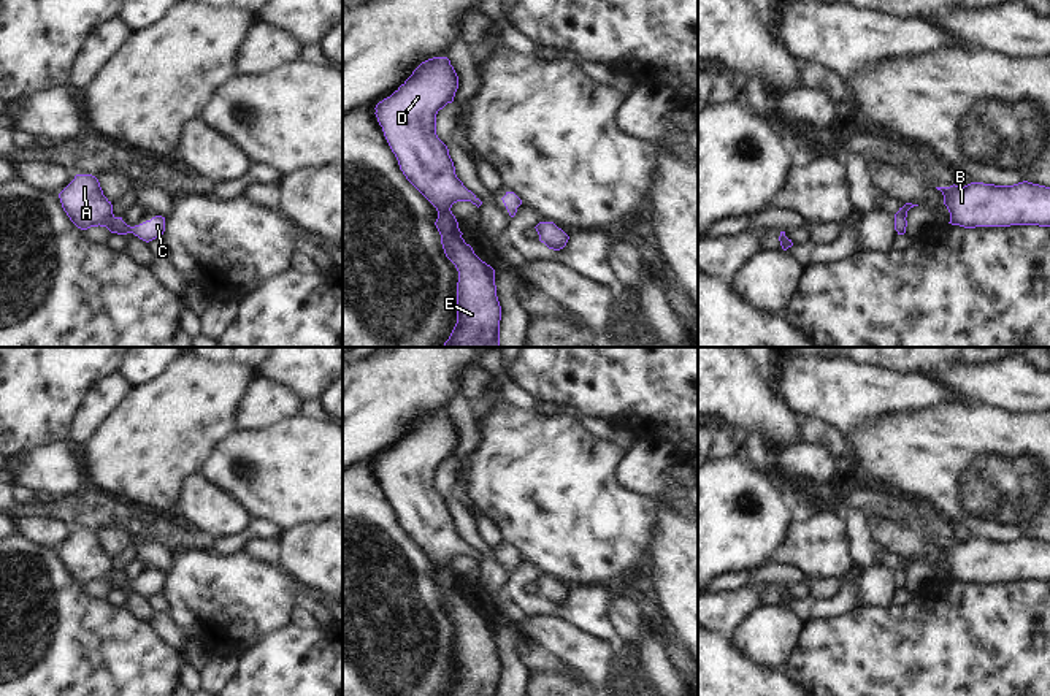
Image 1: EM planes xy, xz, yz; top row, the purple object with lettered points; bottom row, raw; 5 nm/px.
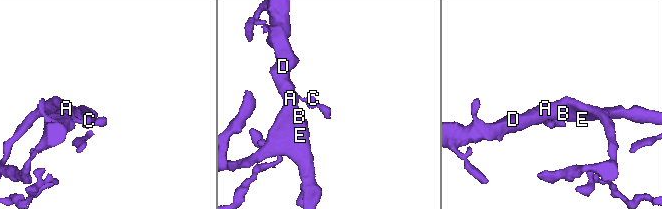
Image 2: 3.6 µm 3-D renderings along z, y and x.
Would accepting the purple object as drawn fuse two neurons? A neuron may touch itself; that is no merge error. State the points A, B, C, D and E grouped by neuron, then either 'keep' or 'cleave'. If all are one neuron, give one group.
groups A B C D E; keep

